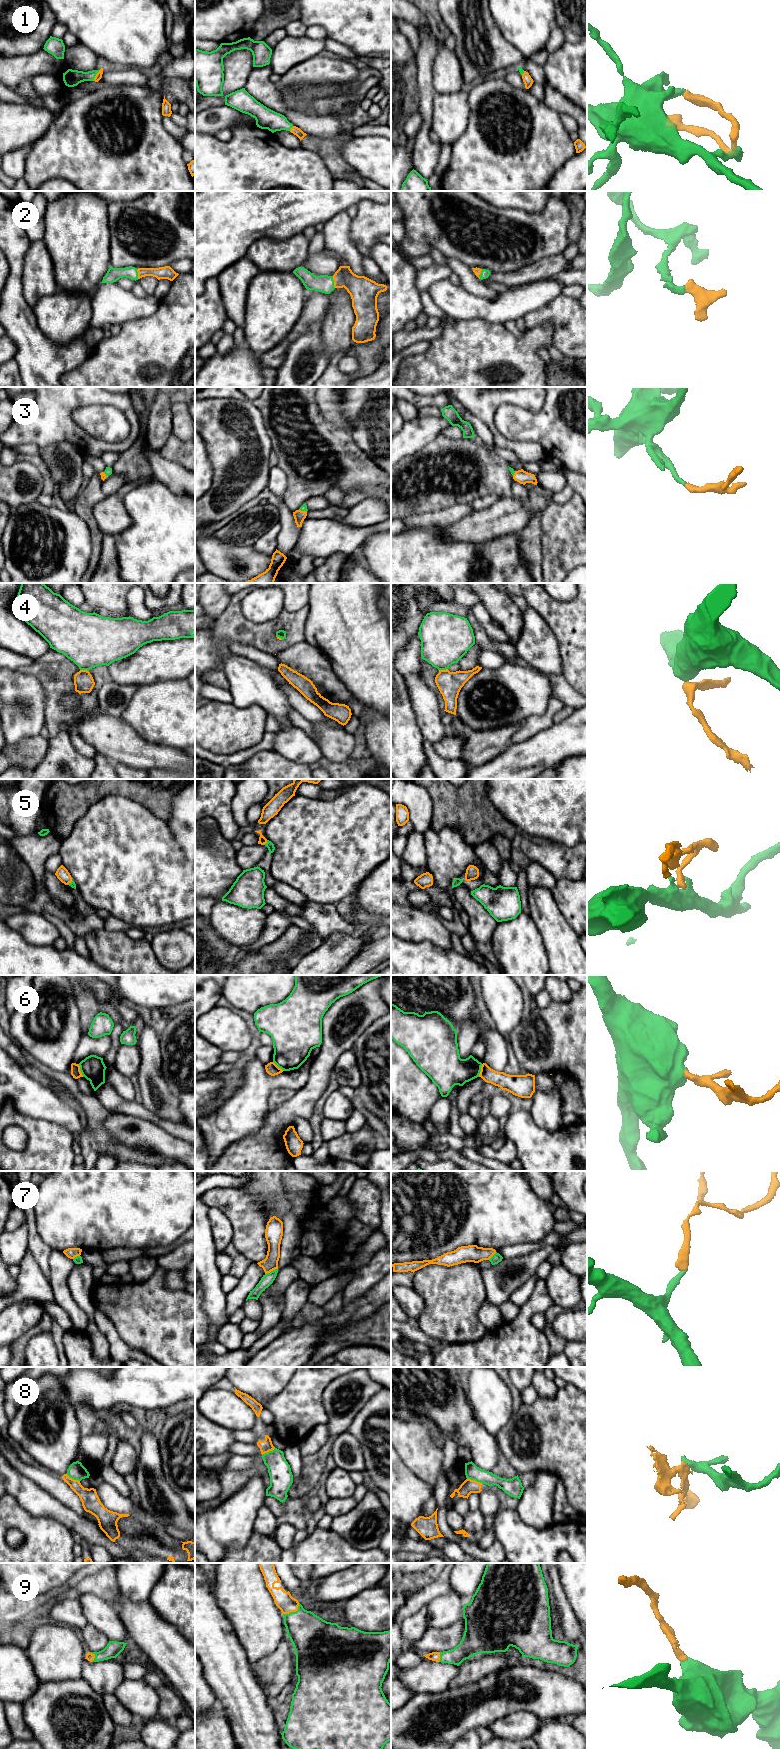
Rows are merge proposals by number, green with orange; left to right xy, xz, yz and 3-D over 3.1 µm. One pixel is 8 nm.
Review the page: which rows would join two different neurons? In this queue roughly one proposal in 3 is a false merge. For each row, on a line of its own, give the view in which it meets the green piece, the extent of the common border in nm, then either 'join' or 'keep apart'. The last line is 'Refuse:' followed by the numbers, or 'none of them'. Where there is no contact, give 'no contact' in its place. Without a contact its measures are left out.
1: meets green in xy; contact 100 nm long; join
2: meets green in xz; contact 100 nm long; join
3: meets green in xz; contact 70 nm long; join
4: meets green in xy; contact 70 nm long; keep apart
5: meets green in xz; contact 50 nm long; join
6: meets green in xy; contact 110 nm long; keep apart
7: meets green in xz; contact 120 nm long; keep apart
8: meets green in yz; contact 130 nm long; join
9: meets green in xz; contact 160 nm long; join
Refuse: 4, 6, 7

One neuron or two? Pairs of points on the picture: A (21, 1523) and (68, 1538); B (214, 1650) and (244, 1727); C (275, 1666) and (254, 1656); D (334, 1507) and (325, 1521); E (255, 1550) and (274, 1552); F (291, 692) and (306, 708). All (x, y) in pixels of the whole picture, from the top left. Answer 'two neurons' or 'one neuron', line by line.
A: one neuron
B: one neuron
C: two neurons
D: two neurons
E: one neuron
F: one neuron

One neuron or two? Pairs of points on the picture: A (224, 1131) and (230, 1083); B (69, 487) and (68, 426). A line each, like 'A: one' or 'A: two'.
A: two
B: two

